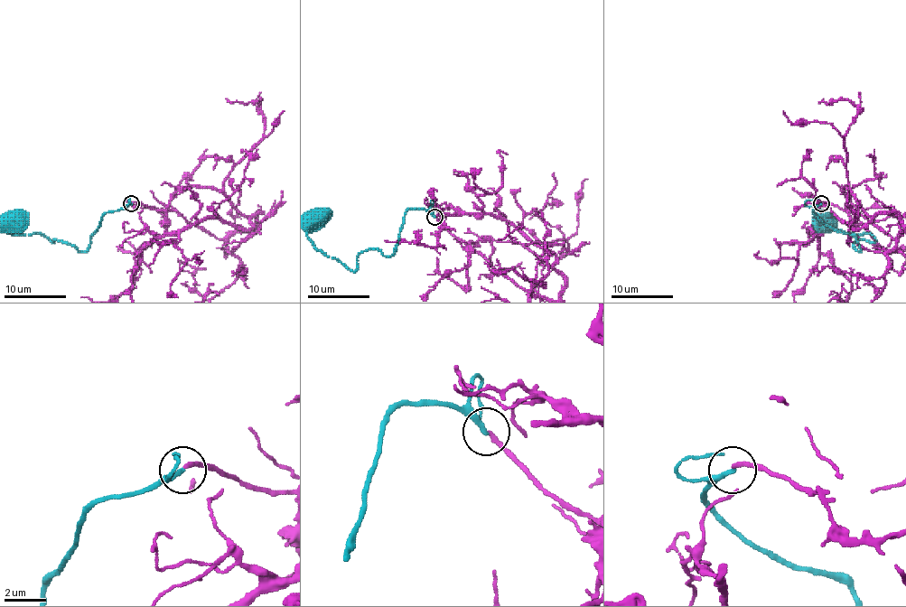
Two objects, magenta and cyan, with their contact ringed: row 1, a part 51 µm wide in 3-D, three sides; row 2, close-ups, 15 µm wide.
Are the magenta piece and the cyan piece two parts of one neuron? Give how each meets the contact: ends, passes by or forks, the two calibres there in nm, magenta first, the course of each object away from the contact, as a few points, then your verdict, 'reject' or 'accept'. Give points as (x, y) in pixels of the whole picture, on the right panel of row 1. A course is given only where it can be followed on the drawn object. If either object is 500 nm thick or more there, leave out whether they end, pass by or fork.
magenta ends there; cyan ends there; 200 nm thick on the magenta side, 240 nm on the other; magenta runs (821, 203), (846, 210), (846, 186), (871, 219), (818, 228), (818, 249), (851, 294); cyan runs (821, 203), (814, 212), (851, 234), (860, 251), (854, 243), (875, 240), (823, 221); reject

